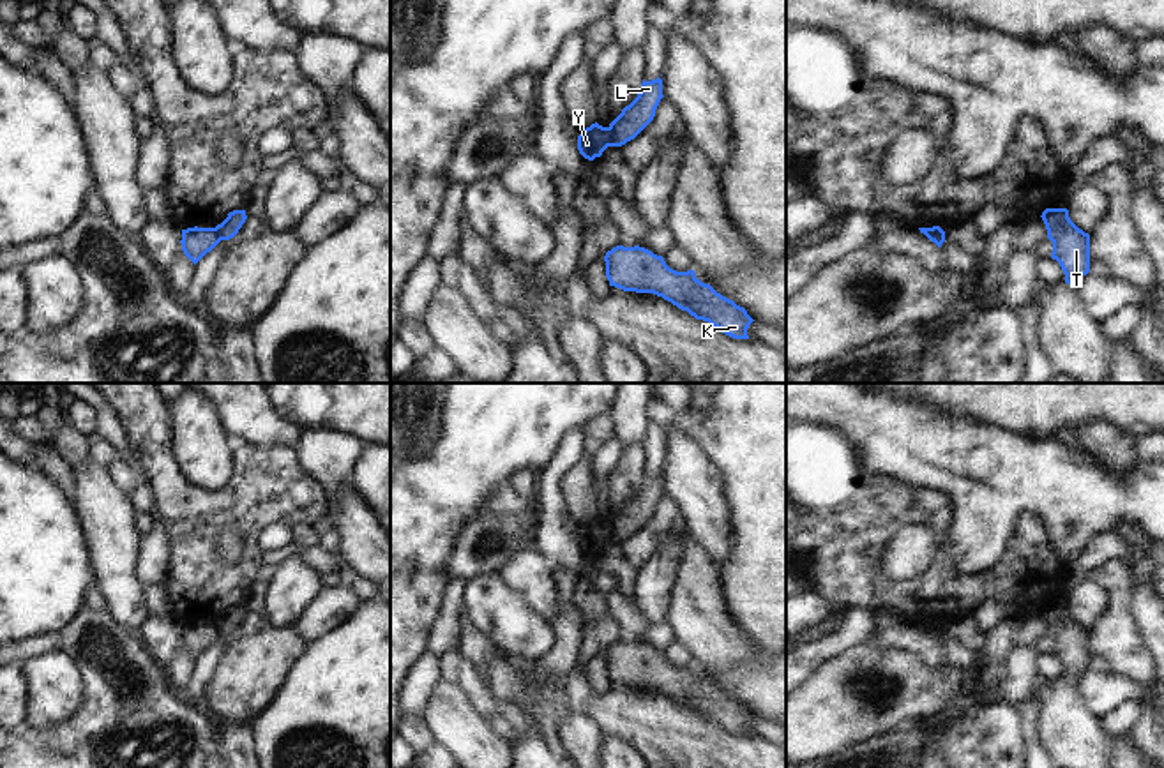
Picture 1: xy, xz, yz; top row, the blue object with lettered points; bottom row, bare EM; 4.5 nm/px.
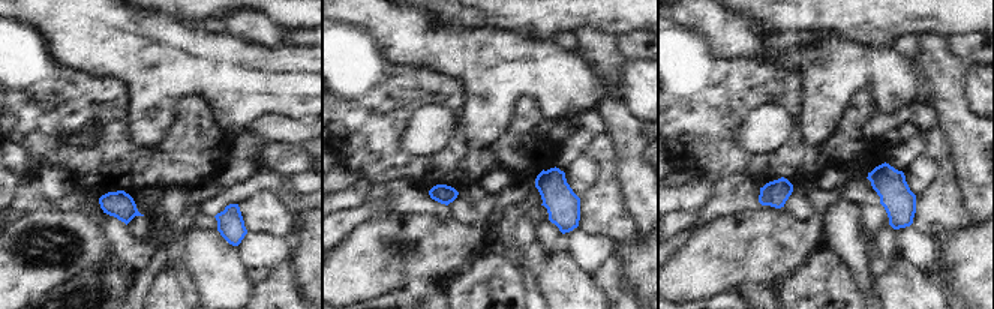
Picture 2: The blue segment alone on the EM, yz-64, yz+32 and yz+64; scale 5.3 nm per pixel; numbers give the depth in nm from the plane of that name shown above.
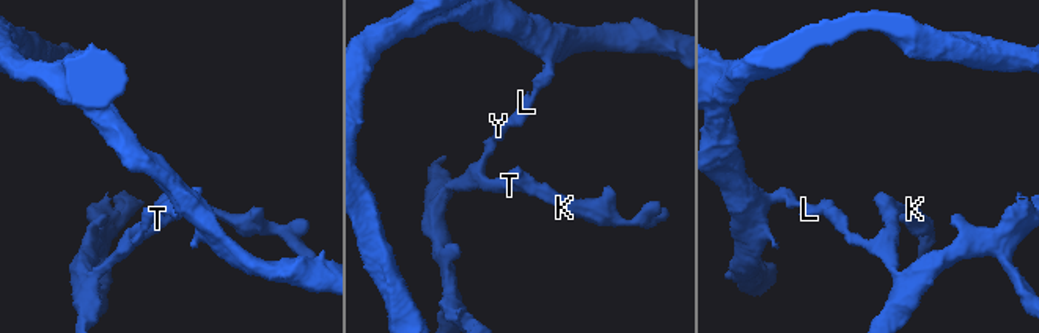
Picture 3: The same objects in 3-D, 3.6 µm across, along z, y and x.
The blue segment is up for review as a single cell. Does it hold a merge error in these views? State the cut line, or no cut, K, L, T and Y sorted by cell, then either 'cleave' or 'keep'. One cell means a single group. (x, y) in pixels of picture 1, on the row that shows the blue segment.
cut xz (608, 128), (612, 145); groups K T Y / L; cleave

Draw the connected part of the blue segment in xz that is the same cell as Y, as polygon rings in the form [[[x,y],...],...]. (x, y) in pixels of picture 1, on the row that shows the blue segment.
[[[597,122],[578,136],[578,150],[588,161],[601,157],[608,147],[611,147],[611,129]]]

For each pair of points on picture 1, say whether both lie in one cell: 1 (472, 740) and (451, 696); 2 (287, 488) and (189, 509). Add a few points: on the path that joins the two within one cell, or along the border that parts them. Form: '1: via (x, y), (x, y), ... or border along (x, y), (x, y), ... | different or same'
1: via (461, 730), (451, 719), (451, 707) | same
2: via (262, 493), (249, 504), (214, 509) | same

